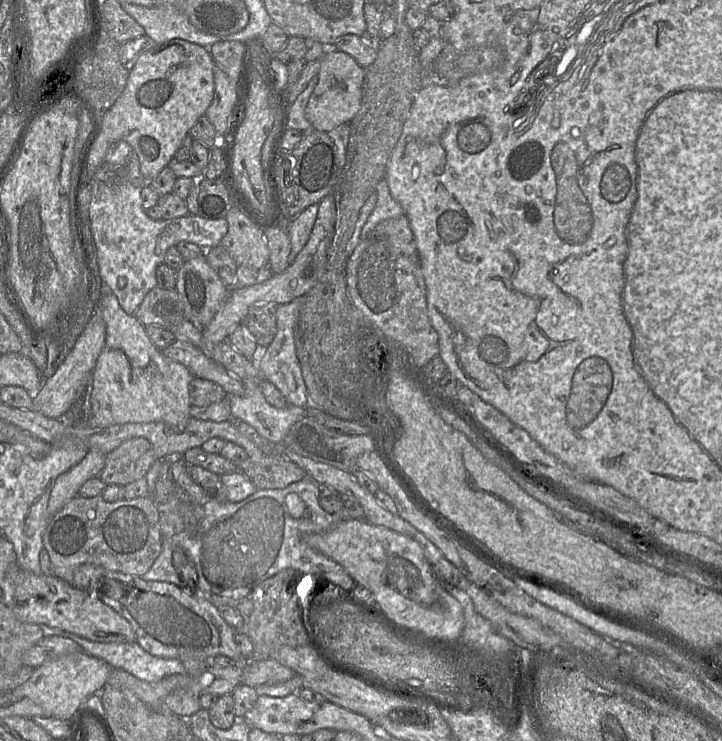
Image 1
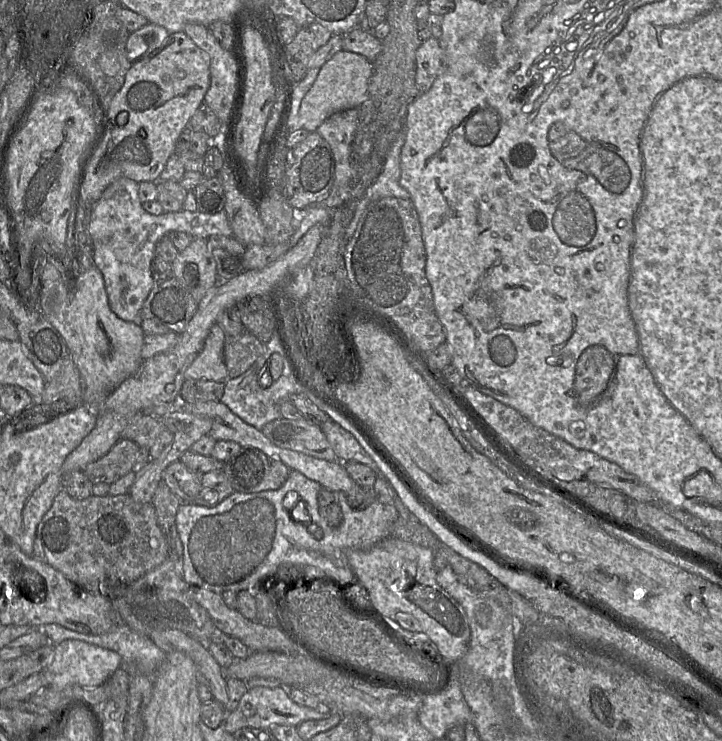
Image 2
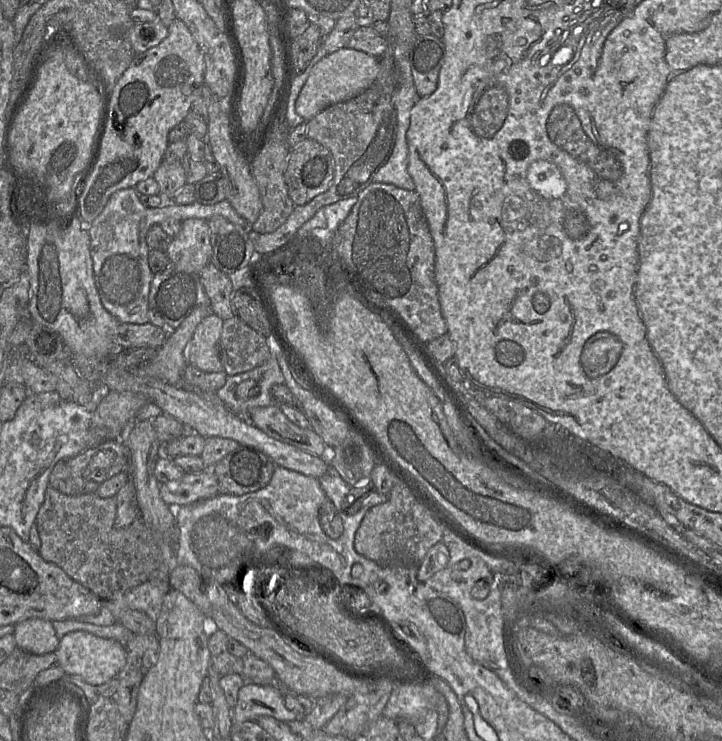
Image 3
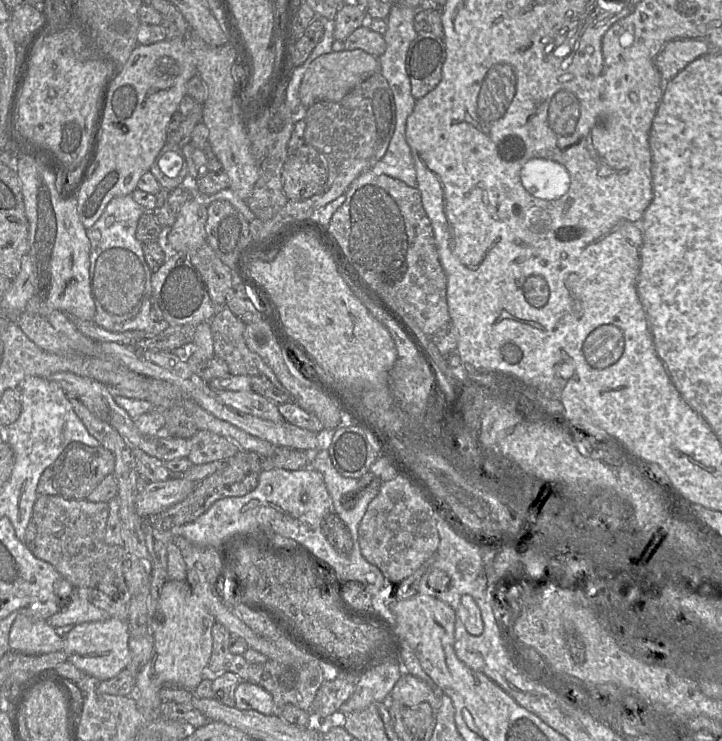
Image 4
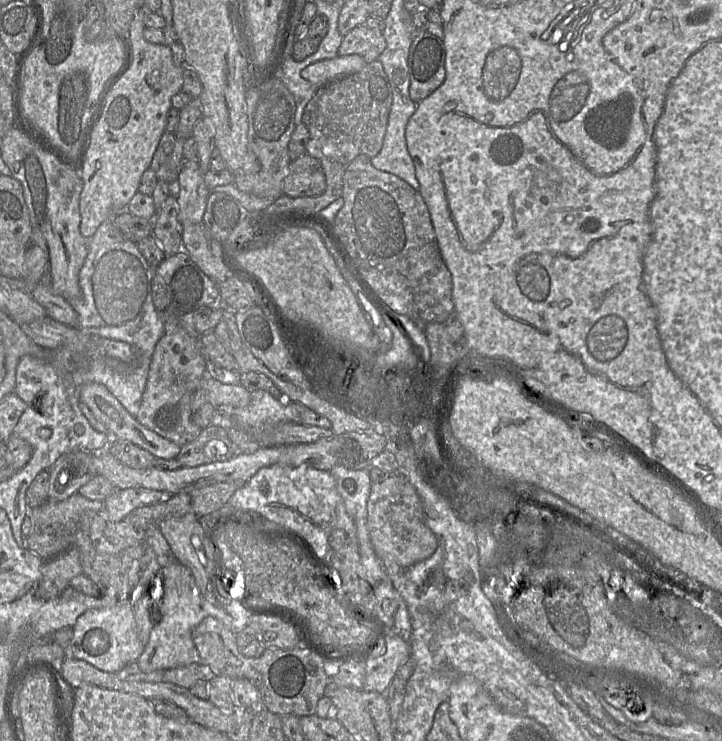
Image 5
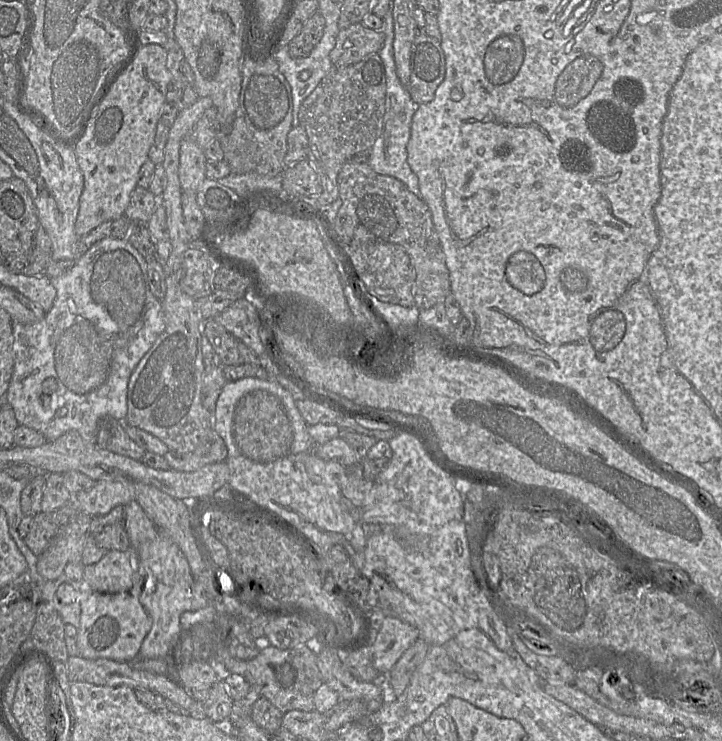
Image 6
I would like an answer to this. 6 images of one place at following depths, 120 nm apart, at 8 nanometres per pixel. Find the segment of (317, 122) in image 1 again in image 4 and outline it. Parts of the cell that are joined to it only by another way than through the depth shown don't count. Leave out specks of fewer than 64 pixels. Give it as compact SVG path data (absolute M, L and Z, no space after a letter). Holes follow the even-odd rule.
M360 49L323 54L310 64L304 74L299 89L300 101L306 108L321 101L339 102L356 86L378 71L379 59Z

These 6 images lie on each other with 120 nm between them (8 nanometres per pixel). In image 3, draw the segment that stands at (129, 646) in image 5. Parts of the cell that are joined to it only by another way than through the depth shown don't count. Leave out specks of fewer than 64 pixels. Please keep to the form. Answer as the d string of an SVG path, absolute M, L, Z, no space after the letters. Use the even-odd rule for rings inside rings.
M86 631L66 634L54 652L59 665L67 675L74 675L84 682L99 686L118 676L127 662L125 646L118 641L101 638Z

